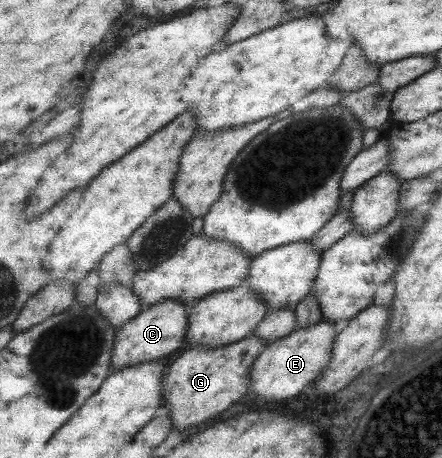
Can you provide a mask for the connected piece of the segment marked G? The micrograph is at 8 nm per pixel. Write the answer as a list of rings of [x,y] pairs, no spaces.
[[[246,336],[244,339],[222,348],[198,346],[182,352],[172,365],[167,368],[165,402],[161,413],[172,418],[172,430],[188,429],[202,424],[216,414],[229,409],[250,390],[250,372],[253,372],[254,361],[267,346],[258,336]]]

